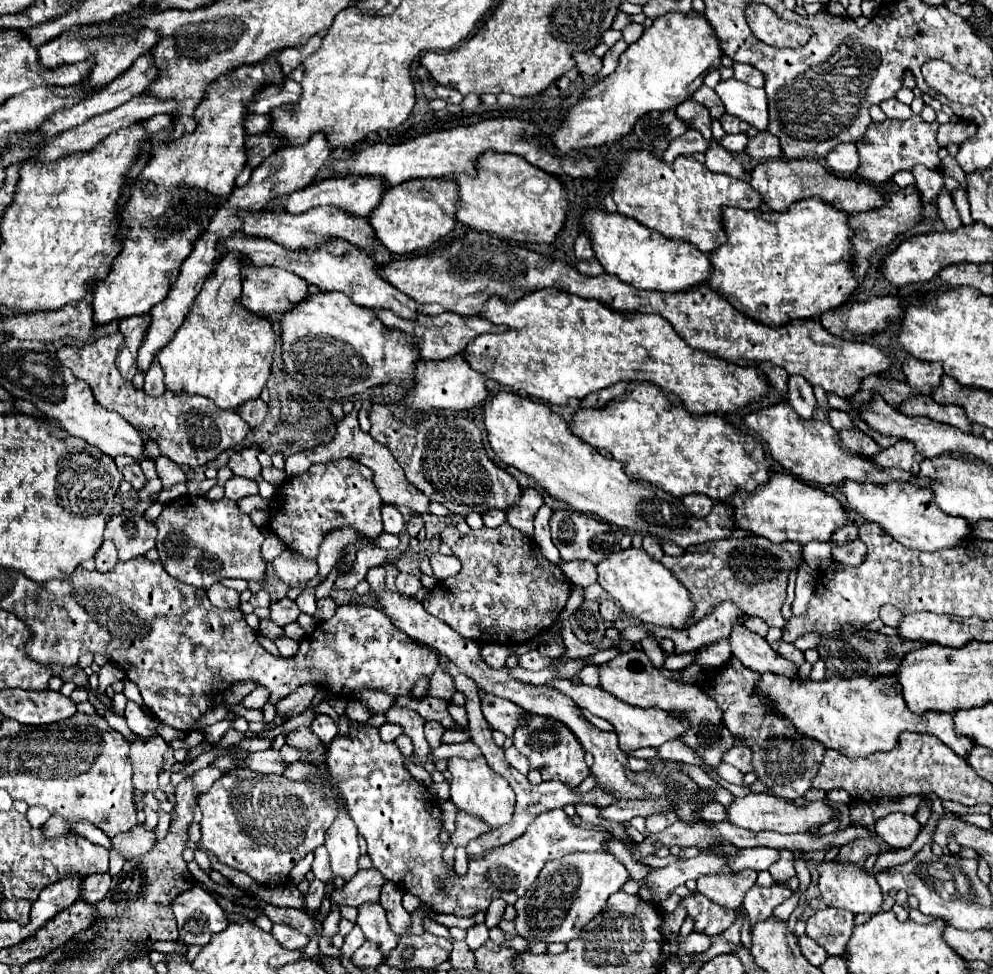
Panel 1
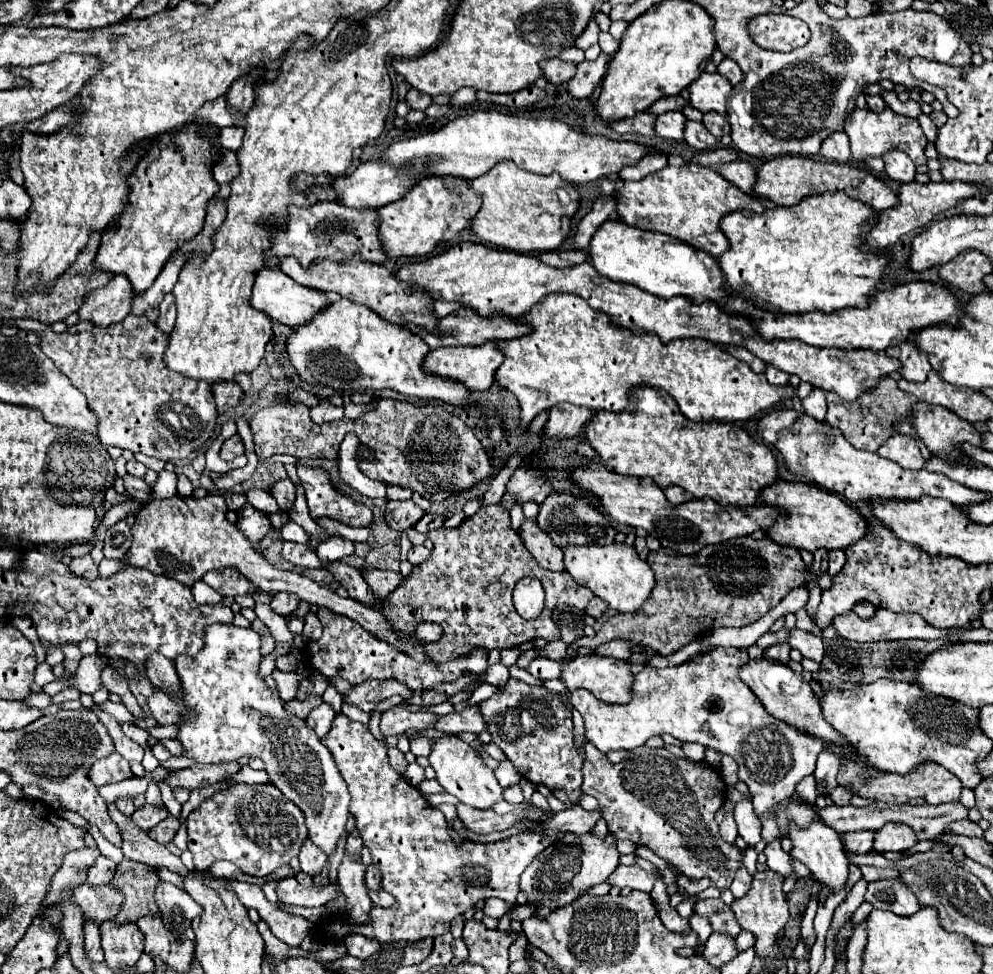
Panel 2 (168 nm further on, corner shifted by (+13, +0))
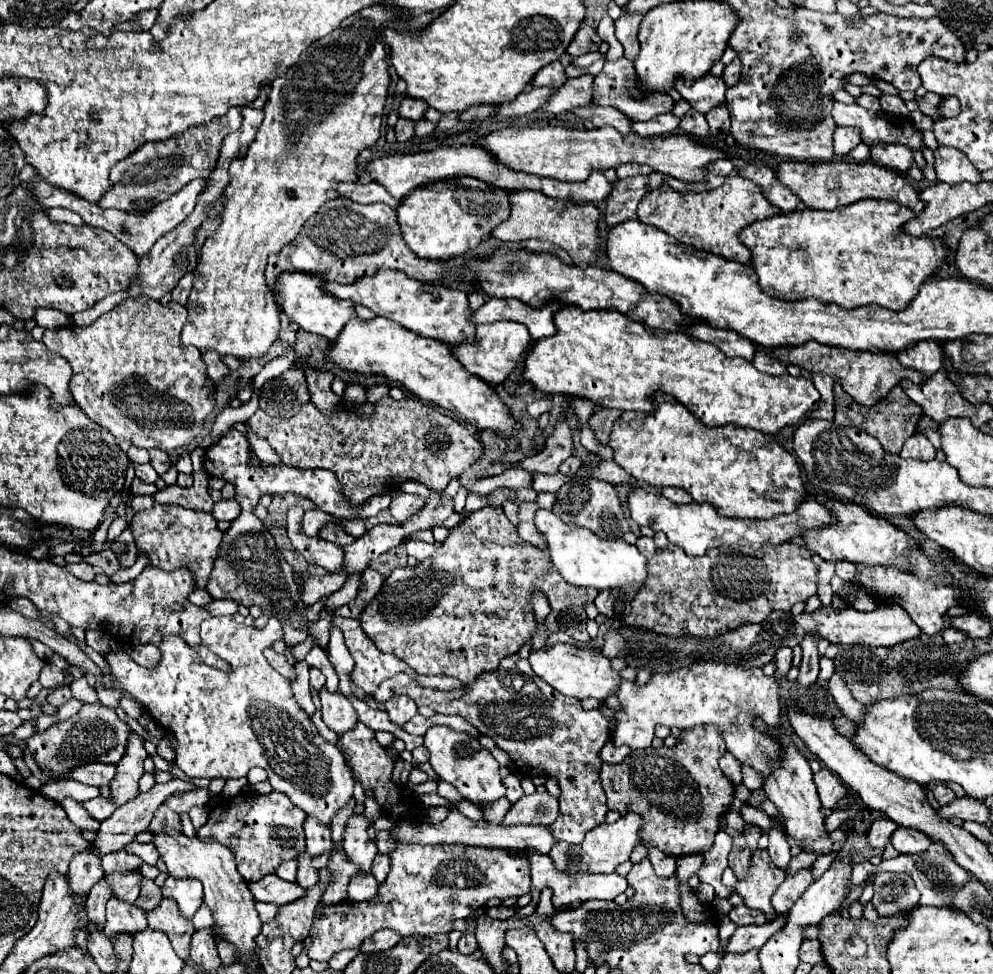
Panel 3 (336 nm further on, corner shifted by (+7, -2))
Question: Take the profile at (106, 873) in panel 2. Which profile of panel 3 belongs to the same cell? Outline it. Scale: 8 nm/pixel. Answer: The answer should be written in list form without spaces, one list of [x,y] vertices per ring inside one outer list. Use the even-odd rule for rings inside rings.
[[[119,849],[117,853],[107,853],[103,859],[101,859],[101,865],[103,865],[103,871],[109,875],[109,873],[115,873],[115,871],[135,871],[139,869],[143,863],[141,857],[133,855],[133,853],[127,853],[125,849]]]

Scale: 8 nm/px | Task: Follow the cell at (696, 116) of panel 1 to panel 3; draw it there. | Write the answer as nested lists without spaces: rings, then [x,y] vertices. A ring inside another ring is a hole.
[[[663,113],[653,117],[647,123],[633,123],[633,131],[641,137],[657,137],[657,135],[671,135],[679,127],[679,119],[673,113]]]

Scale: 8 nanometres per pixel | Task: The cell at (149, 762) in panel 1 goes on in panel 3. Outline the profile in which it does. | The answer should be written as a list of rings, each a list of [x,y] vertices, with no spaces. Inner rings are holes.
[[[89,763],[89,765],[81,765],[77,769],[71,769],[67,777],[73,779],[73,781],[81,781],[85,785],[101,787],[101,785],[109,785],[111,783],[111,779],[115,777],[115,771],[117,771],[115,765]]]

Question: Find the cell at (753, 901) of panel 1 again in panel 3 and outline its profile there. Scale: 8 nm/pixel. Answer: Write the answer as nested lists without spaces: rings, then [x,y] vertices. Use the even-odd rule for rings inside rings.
[[[743,835],[733,839],[733,849],[729,853],[729,867],[737,875],[737,879],[743,879],[749,871],[749,861],[751,861],[751,849],[745,841]]]

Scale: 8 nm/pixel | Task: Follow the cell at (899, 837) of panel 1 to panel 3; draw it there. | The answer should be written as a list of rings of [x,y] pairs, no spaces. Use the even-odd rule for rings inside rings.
[[[899,827],[897,833],[893,833],[893,837],[891,837],[891,845],[893,845],[899,853],[913,855],[913,853],[925,851],[925,849],[931,845],[931,841],[929,841],[929,837],[925,837],[925,833],[917,833],[915,829]]]

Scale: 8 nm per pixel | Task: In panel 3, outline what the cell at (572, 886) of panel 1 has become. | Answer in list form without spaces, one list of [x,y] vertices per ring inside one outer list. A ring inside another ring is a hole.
[[[625,813],[615,823],[605,823],[605,825],[591,829],[585,835],[585,841],[581,845],[569,845],[563,841],[555,843],[549,857],[553,859],[555,867],[563,867],[563,871],[567,871],[571,877],[575,877],[575,873],[579,873],[579,871],[581,873],[611,873],[611,871],[615,871],[615,867],[619,863],[629,861],[633,847],[639,843],[641,829],[643,829],[641,817],[637,817],[637,813]]]

